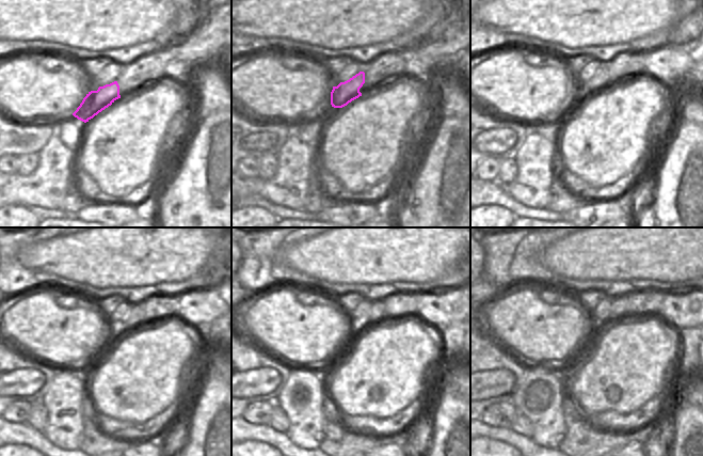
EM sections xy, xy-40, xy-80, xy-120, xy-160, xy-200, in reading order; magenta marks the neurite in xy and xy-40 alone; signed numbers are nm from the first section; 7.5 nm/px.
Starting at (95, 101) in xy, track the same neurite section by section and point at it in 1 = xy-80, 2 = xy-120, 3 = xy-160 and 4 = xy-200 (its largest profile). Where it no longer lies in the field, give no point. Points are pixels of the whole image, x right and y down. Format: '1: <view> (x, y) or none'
1: xy-80 (584, 91)
2: xy-120 (137, 316)
3: xy-160 (377, 315)
4: xy-200 (619, 307)

